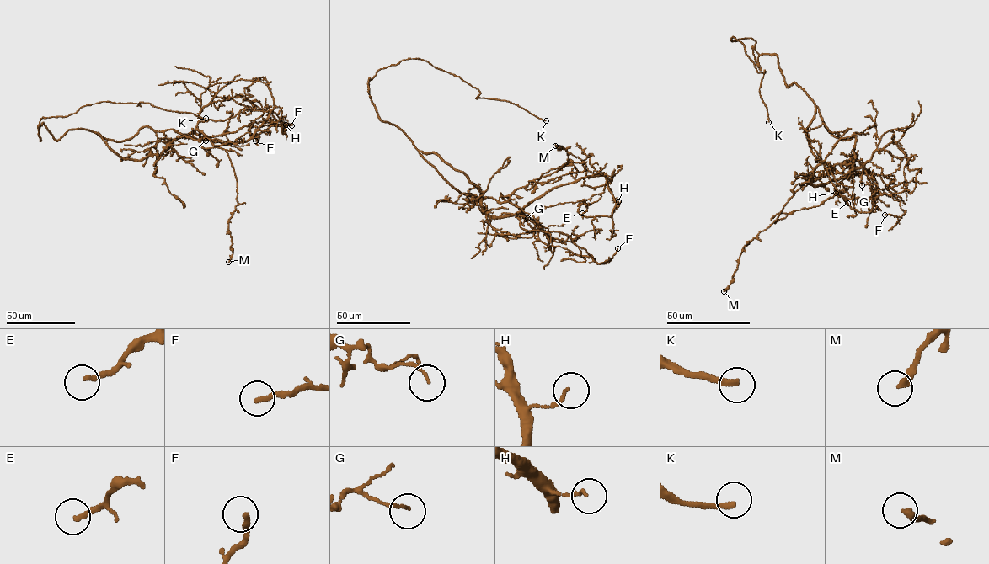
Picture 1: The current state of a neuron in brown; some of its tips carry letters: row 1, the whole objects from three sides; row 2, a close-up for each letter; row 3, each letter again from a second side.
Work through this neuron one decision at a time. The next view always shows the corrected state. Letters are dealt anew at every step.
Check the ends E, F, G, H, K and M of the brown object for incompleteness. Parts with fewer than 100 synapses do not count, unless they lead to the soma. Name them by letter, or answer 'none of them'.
K

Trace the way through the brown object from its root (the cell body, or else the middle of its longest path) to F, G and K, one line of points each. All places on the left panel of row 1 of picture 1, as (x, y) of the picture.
F: (103, 137), (120, 141), (148, 126), (170, 143), (193, 132), (211, 137), (235, 132), (255, 122), (291, 125)
G: (103, 137), (120, 141), (132, 137), (147, 126), (168, 143), (183, 136), (205, 140)
K: (103, 137), (80, 128), (56, 140), (43, 123), (40, 137), (38, 127), (43, 117), (107, 101), (205, 118)

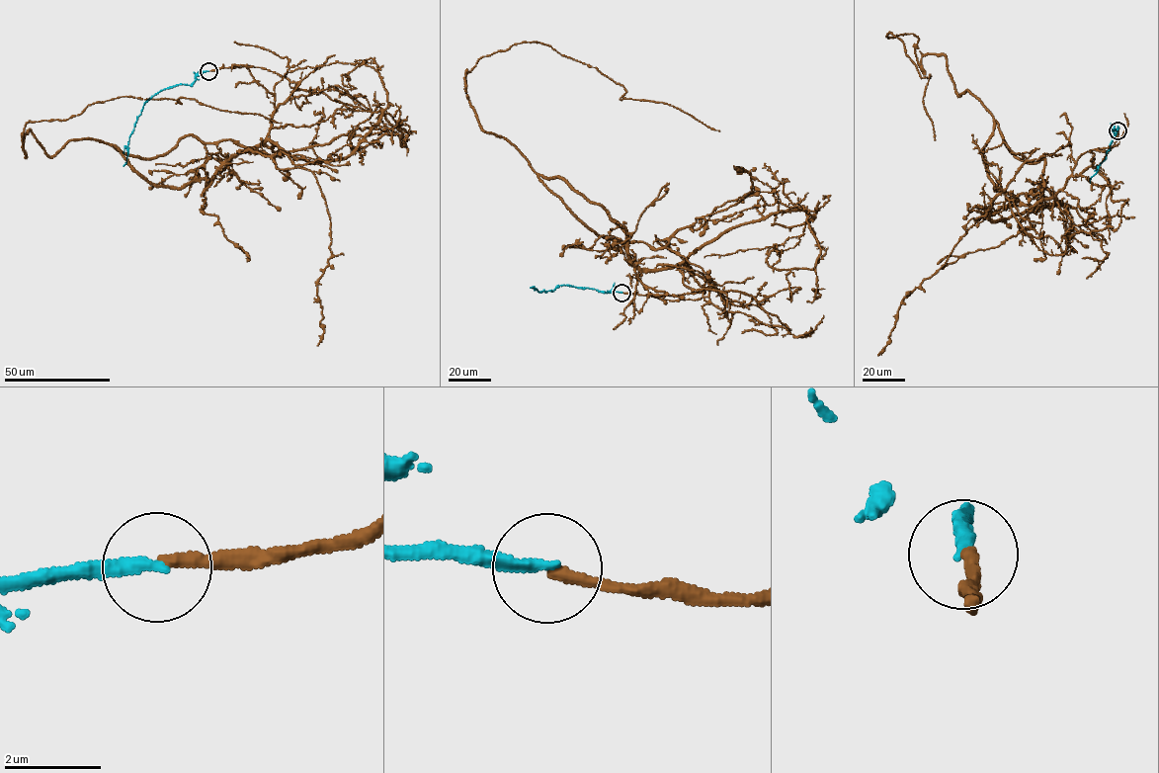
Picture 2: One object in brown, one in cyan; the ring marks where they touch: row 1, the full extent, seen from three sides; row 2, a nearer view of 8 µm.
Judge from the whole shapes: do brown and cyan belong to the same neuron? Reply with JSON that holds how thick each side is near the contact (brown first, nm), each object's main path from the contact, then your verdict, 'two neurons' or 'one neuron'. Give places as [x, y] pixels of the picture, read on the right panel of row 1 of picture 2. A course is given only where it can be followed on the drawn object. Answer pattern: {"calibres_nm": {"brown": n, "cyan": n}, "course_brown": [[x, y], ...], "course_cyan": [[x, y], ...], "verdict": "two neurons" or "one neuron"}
{"calibres_nm": {"brown": 240, "cyan": 240}, "course_brown": [[1117, 130], [1056, 203], [944, 55], [889, 33], [931, 76], [935, 140]], "course_cyan": [[1117, 130], [1115, 135], [1114, 129], [1110, 131], [1112, 140], [1110, 149], [1090, 182]], "verdict": "one neuron"}

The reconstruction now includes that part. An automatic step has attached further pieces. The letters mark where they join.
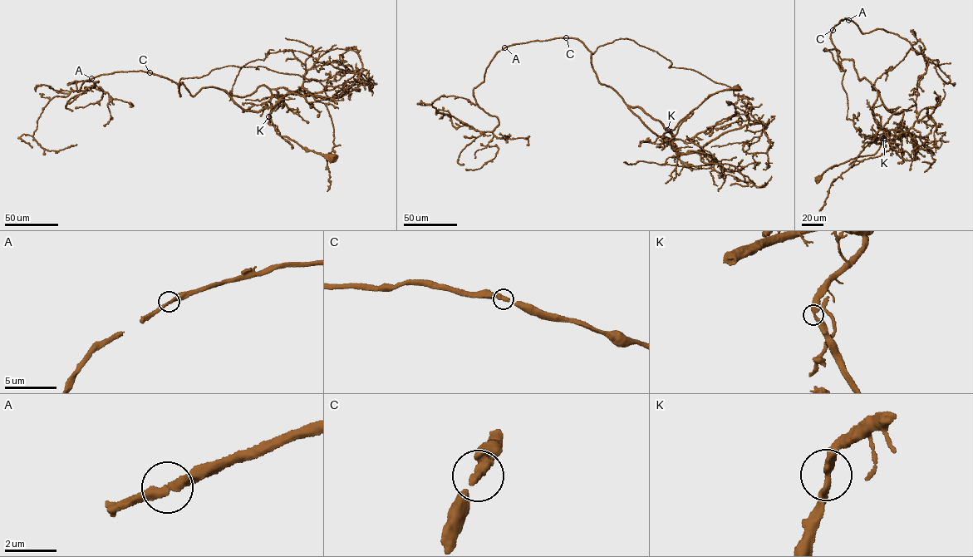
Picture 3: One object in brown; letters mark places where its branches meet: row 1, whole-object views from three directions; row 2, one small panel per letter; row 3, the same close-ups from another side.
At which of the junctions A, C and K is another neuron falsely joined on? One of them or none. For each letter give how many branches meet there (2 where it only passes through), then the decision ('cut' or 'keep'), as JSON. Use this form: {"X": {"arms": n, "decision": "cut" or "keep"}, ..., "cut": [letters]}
{"A": {"arms": 2, "decision": "keep"}, "C": {"arms": 2, "decision": "keep"}, "K": {"arms": 2, "decision": "keep"}, "cut": []}

